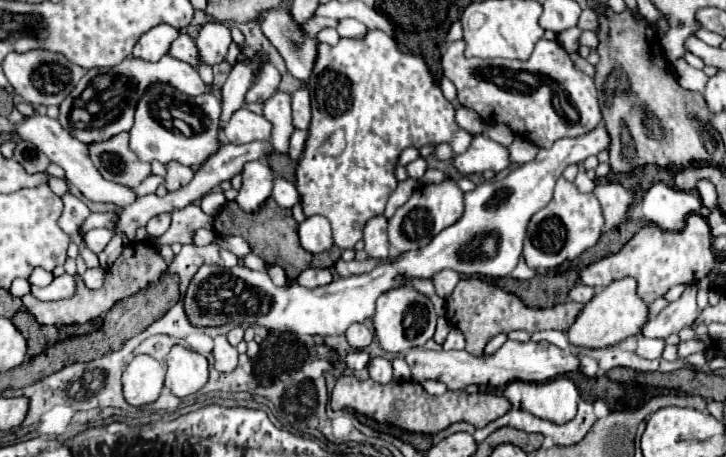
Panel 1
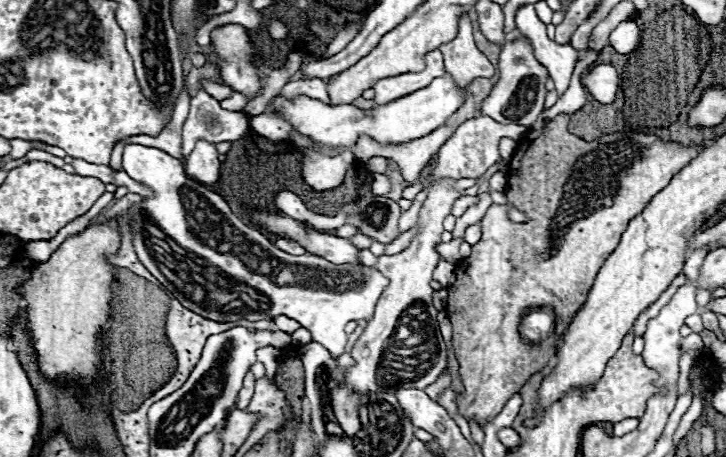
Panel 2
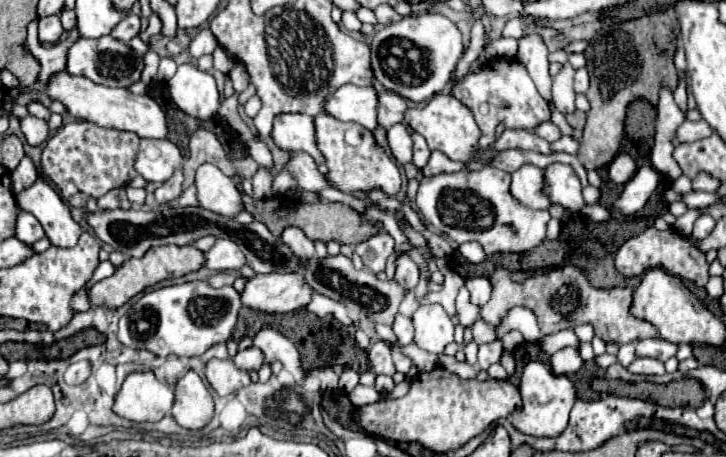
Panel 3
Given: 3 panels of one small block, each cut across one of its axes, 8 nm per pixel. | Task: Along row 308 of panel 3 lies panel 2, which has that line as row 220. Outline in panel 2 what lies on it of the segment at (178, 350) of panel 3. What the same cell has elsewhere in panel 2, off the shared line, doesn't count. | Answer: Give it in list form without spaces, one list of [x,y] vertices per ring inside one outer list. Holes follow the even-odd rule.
[[[126,144],[122,168],[132,180],[152,190],[152,196],[144,198],[146,202],[128,208],[136,256],[192,312],[216,322],[288,316],[308,328],[314,342],[322,344],[334,358],[346,346],[344,326],[350,320],[370,320],[374,314],[374,306],[388,284],[376,268],[338,266],[308,252],[292,256],[278,250],[264,234],[242,224],[220,194],[186,176],[178,158],[158,148]],[[164,248],[184,248],[196,254],[194,266],[186,266],[186,258]]]

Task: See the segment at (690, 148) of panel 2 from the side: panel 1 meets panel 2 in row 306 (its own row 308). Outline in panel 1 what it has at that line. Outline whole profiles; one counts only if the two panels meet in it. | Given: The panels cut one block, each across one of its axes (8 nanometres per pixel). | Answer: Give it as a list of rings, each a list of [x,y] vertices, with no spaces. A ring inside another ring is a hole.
[[[478,278],[460,280],[458,286],[454,288],[454,292],[446,300],[446,318],[450,320],[450,324],[454,328],[458,328],[464,334],[464,338],[466,338],[464,350],[474,356],[482,356],[482,350],[488,344],[488,340],[502,332],[508,334],[512,330],[524,330],[524,332],[532,334],[532,332],[540,332],[540,330],[568,330],[574,324],[580,310],[582,310],[582,304],[578,304],[578,302],[564,302],[564,304],[556,304],[556,306],[544,308],[544,310],[528,308],[522,304],[522,300],[518,296],[504,292],[498,286],[486,284],[484,280],[478,280]]]

